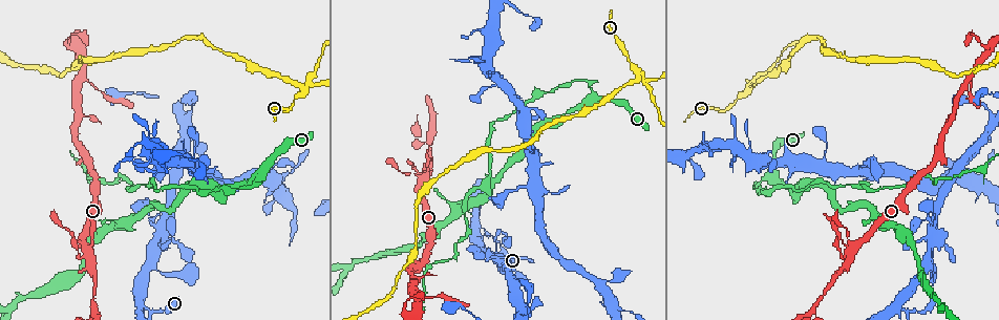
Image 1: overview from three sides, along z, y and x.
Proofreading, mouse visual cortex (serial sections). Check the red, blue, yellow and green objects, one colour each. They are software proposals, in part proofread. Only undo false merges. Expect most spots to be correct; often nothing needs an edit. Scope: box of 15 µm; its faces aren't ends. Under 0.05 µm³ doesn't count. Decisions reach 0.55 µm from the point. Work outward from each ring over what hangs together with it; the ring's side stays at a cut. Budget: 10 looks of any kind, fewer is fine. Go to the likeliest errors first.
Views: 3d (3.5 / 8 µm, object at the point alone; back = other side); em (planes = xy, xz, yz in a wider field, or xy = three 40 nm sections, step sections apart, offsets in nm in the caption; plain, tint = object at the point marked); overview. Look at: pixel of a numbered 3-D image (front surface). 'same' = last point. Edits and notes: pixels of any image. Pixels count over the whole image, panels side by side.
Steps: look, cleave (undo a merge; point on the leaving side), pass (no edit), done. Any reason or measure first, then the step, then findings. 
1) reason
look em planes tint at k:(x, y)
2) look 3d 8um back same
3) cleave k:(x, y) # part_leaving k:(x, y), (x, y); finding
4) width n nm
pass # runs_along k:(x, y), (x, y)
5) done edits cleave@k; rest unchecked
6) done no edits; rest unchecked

four-way junction
look 3d 8um back at 1:(752, 89)

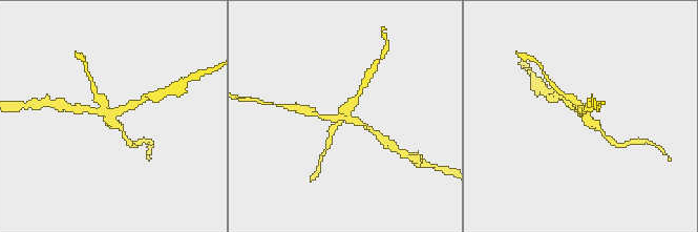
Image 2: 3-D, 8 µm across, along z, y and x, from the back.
closer look
look 3d 3.5um back at 2:(583, 116)

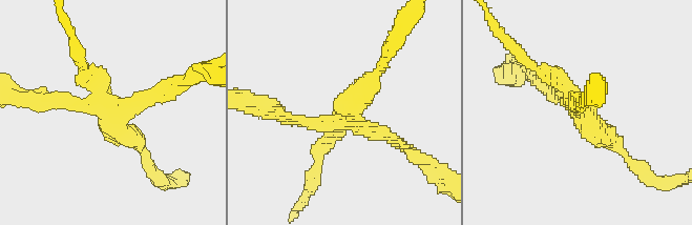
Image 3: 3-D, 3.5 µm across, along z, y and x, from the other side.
shape alone is not enough
look em planes tint at 3:(580, 117)

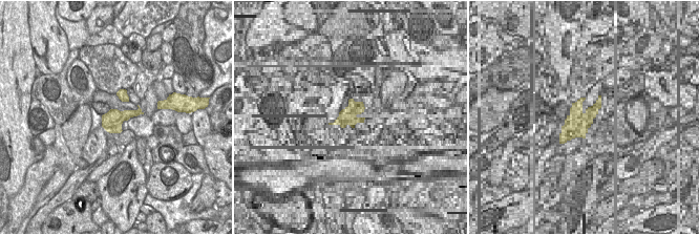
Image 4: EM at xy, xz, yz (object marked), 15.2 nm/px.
arms 4; arm_widths 150, 200, 200, 200 nm
cleave 3:(297, 121) # part_leaving 3:(368, 123), (436, 169); two cells meet here

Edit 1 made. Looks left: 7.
sharp bend
look 3d 3.5um at 1:(757, 187)

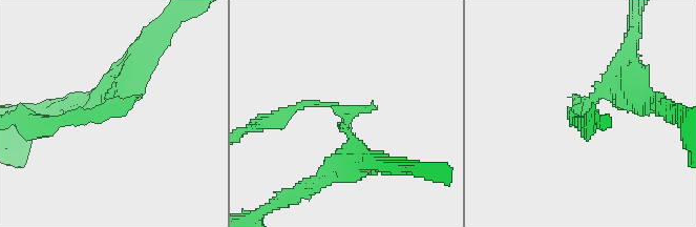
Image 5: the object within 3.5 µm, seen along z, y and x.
arm_widths 150, 350 nm
look em planes tint at 5:(346, 107)

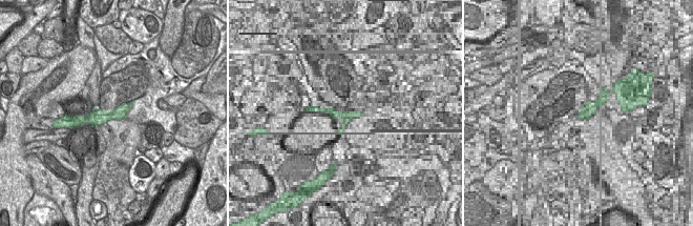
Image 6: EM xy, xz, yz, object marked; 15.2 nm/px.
cleave 5:(86, 119) # part_leaving 5:(348, 120), (344, 109), (302, 104), (264, 123); two cells meet here

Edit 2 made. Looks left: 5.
look overview

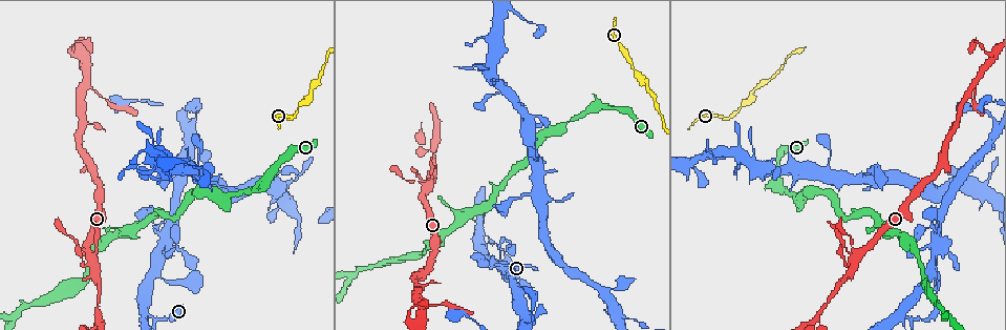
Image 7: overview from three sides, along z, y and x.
look 3d 3.5um back at 7:(482, 236)

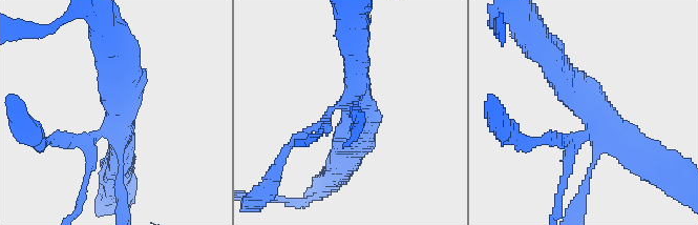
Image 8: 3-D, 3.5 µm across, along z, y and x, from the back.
arms 4; arm_widths 100, 150, 350, 350 nm; now the EM
look em xy step 5 tint at 8:(347, 101)

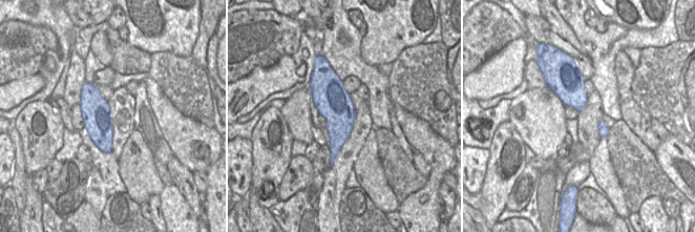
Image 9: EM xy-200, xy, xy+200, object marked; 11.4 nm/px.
cut it another way
look em planes tint same

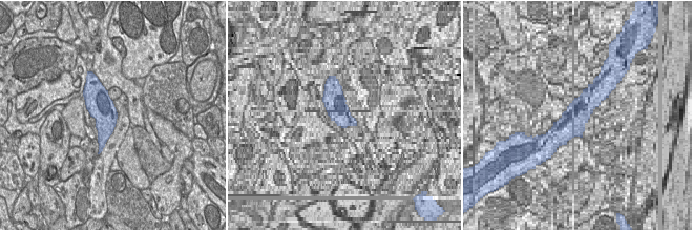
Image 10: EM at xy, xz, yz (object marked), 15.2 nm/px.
pass # runs_along 8:(59, 139), (91, 139), (121, 114), (121, 68); one cell here

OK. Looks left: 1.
done edits cleave@3, cleave@5; rest unchecked

